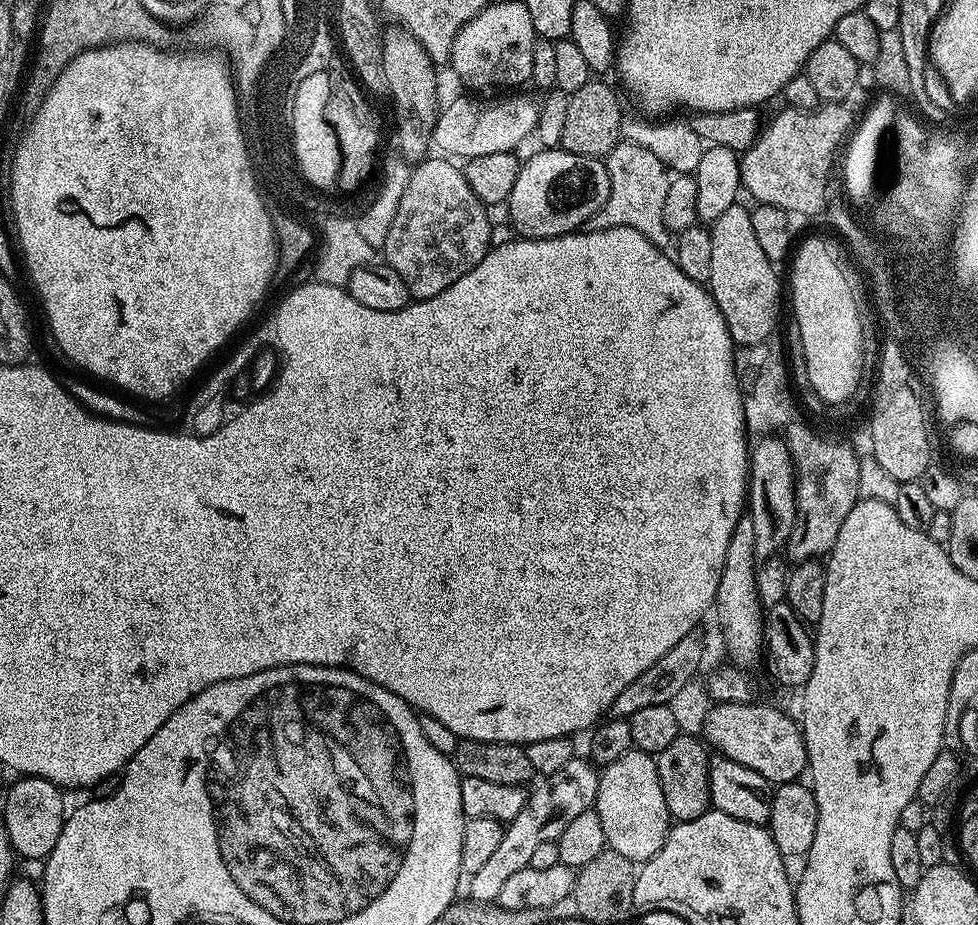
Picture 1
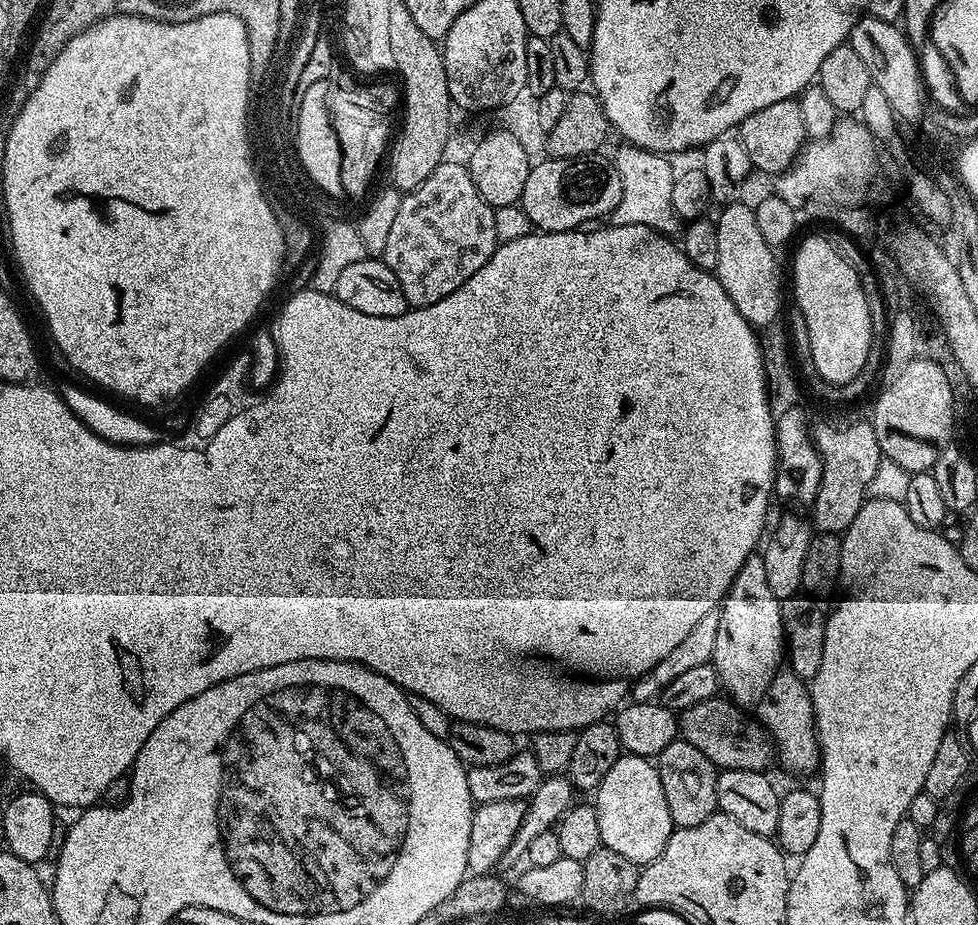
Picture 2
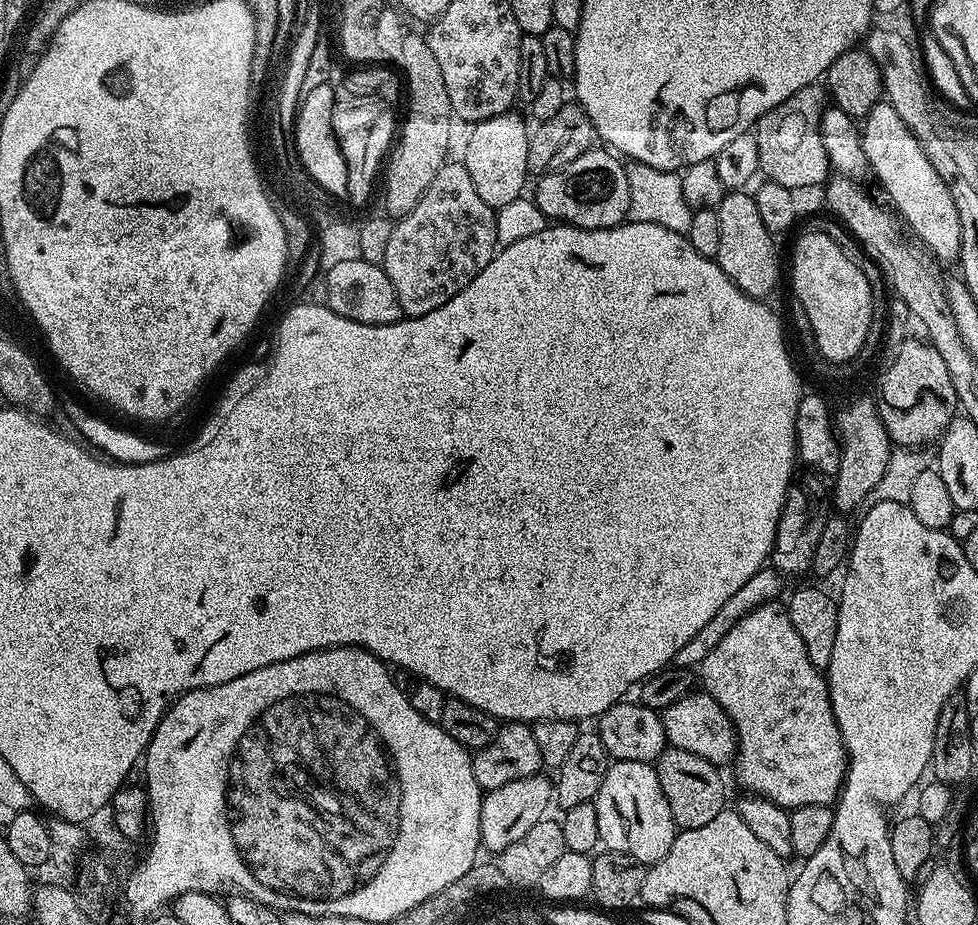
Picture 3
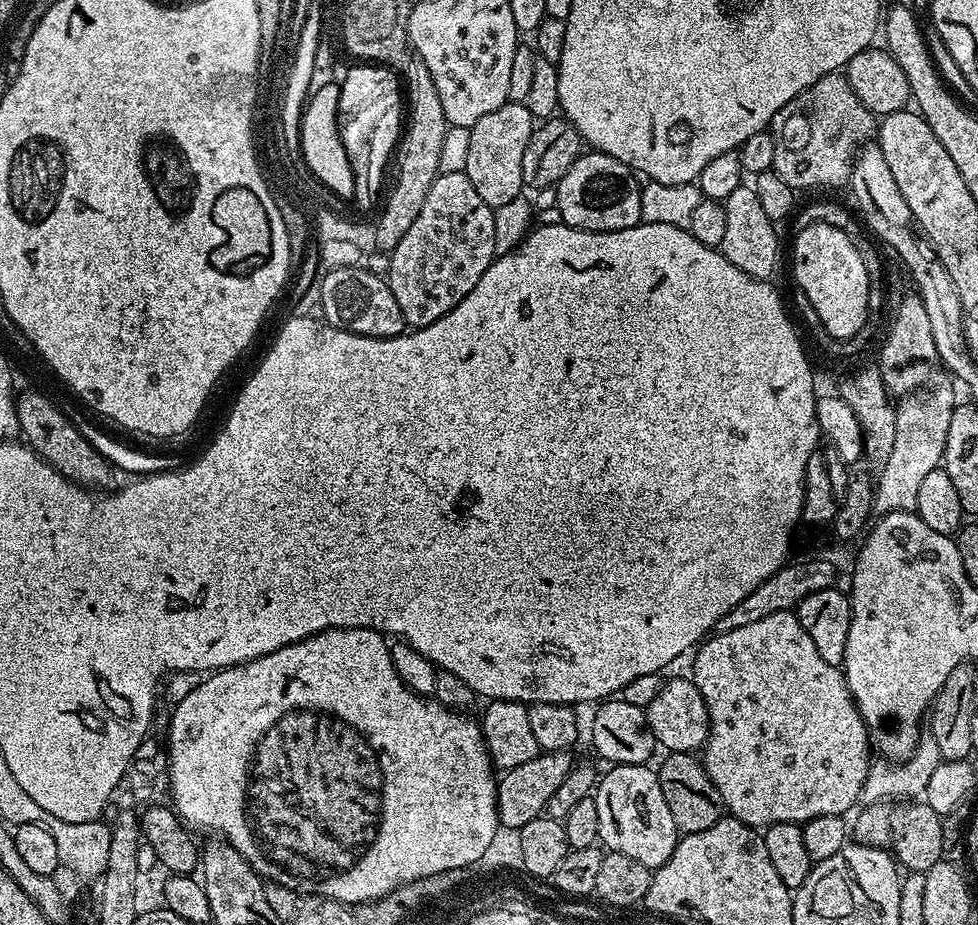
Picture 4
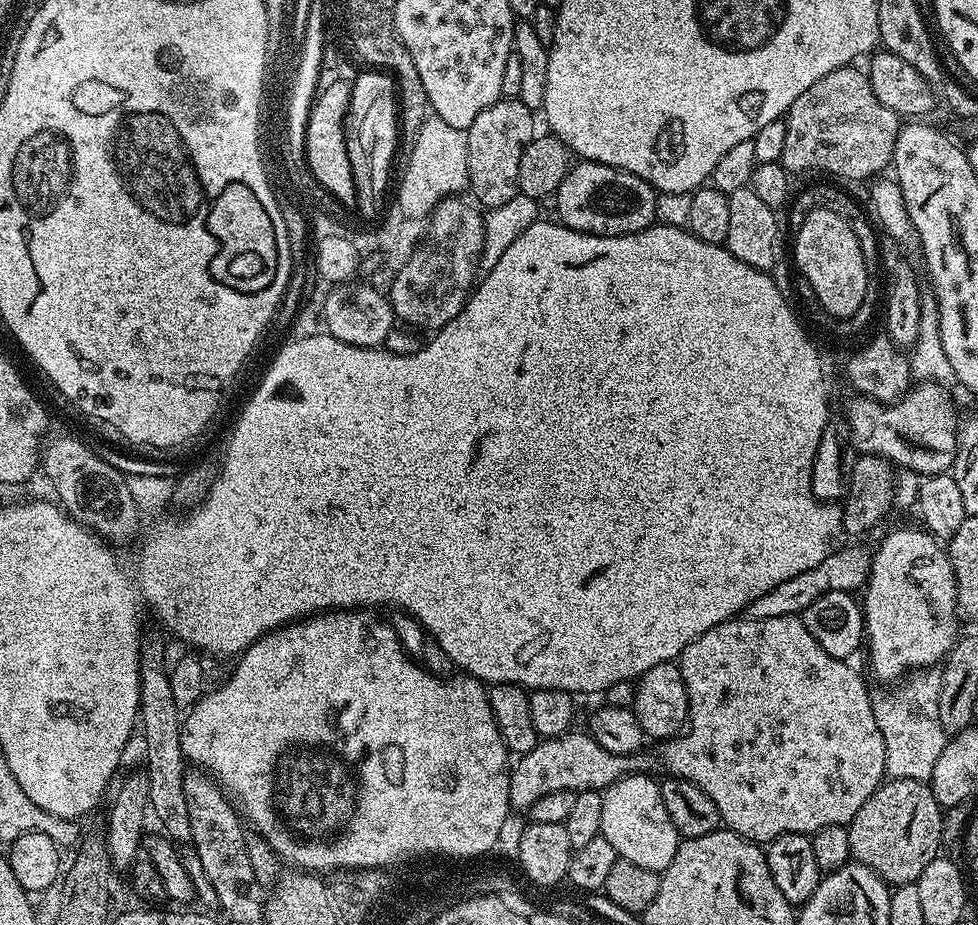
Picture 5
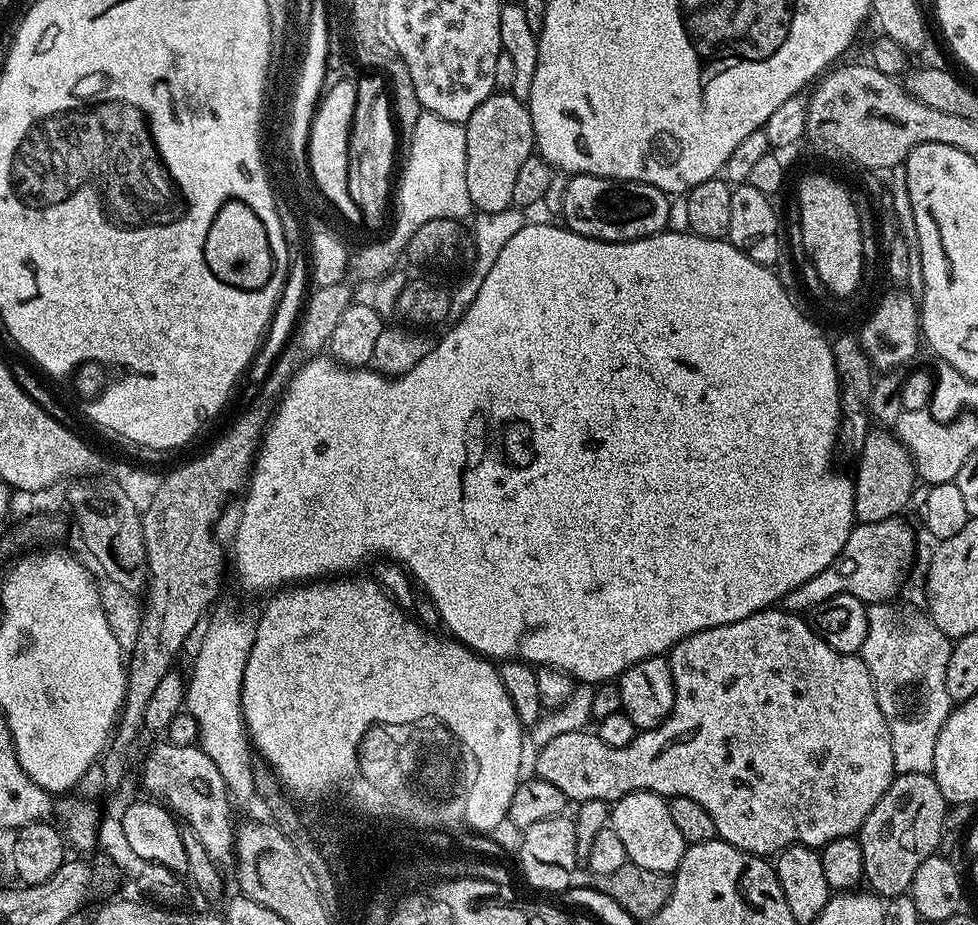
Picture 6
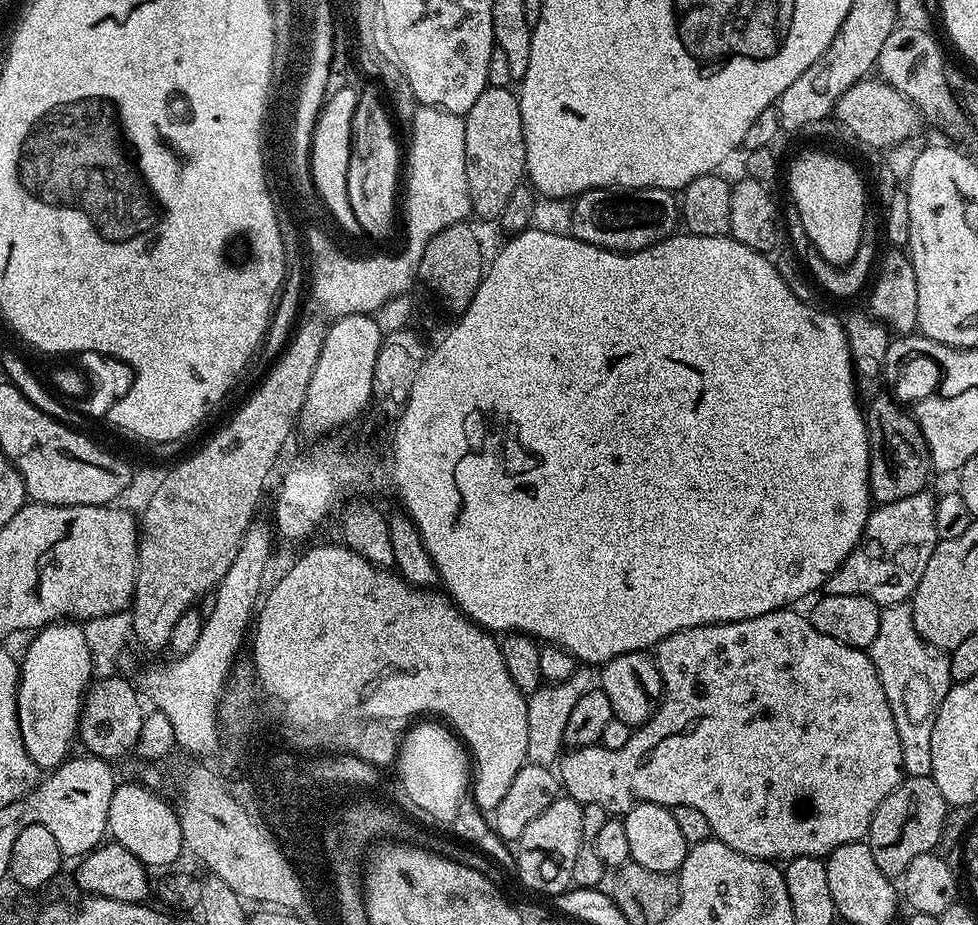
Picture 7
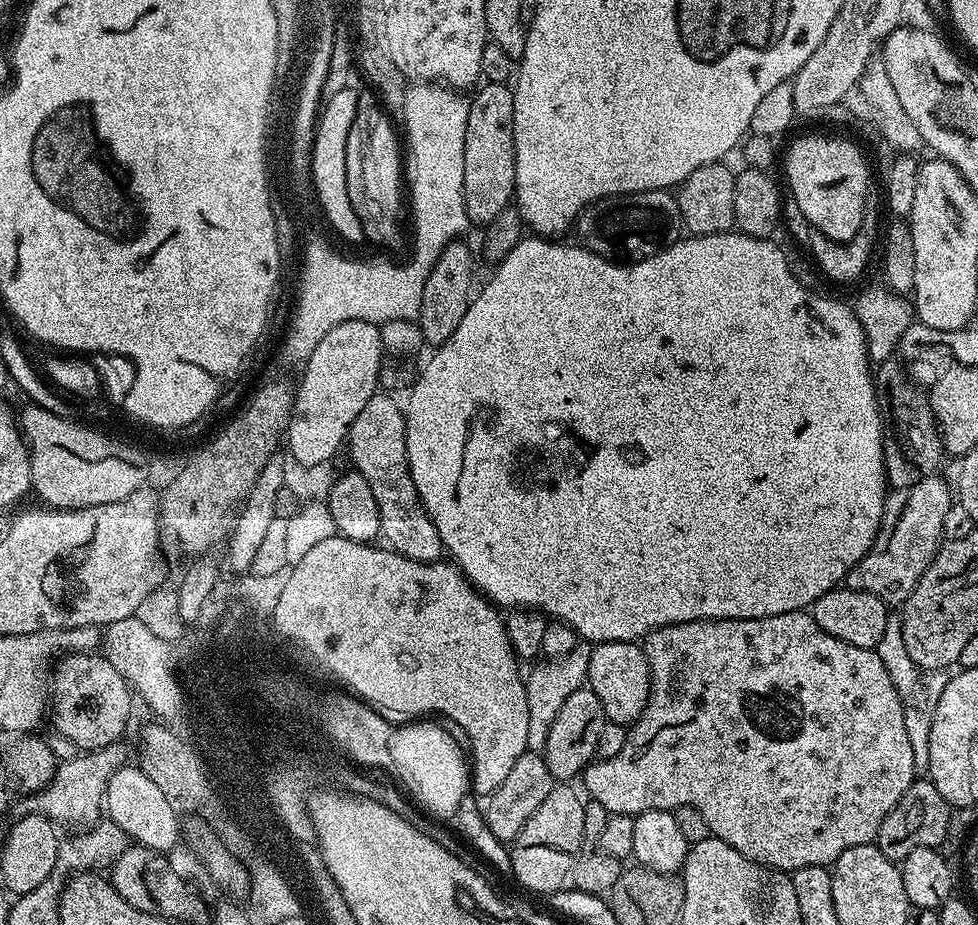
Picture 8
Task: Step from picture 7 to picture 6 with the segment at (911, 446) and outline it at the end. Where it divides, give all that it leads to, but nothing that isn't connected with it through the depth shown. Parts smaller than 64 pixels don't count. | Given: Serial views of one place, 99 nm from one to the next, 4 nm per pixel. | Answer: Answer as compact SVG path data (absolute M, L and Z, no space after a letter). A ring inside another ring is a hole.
M869 431L860 444L860 461L854 471L854 510L861 524L882 522L901 515L900 512L912 500L912 491L918 485L916 464L910 449L891 431Z

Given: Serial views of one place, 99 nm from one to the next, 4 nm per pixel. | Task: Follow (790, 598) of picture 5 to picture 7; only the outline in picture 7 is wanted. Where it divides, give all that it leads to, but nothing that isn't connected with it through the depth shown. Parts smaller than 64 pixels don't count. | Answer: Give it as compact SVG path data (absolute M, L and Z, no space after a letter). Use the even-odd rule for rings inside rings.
M925 490L898 502L873 507L860 541L824 583L823 591L829 596L869 596L881 606L905 603L918 586L922 570L926 570L926 562L930 562L930 554L934 554L938 543L934 526L937 497L930 492Z

